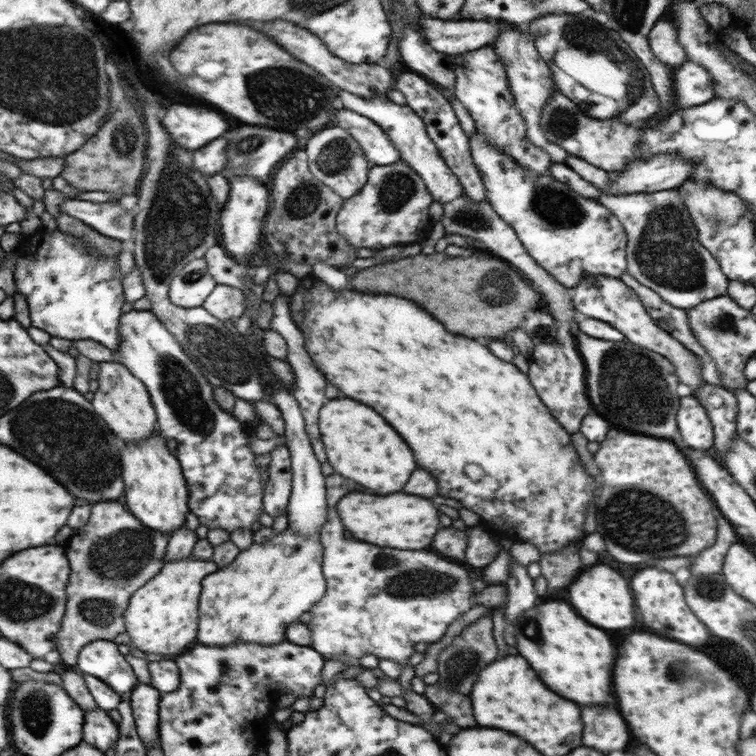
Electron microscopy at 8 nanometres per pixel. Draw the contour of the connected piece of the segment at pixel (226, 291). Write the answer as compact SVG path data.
M216 284L201 303L201 307L221 321L235 322L244 312L246 300L241 290Z

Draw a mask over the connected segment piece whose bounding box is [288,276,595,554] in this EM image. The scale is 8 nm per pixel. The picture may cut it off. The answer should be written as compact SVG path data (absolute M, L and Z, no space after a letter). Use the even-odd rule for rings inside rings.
M307 276L301 280L293 294L289 295L288 309L291 320L303 335L305 350L309 352L309 356L317 364L317 368L323 372L325 380L331 382L333 386L337 386L341 390L341 396L355 398L357 402L367 402L367 406L375 406L375 410L379 410L379 414L383 414L383 418L387 418L387 422L391 422L391 426L395 426L395 430L399 430L399 434L403 434L403 438L407 438L407 442L411 442L411 450L415 450L415 462L419 462L419 468L427 470L437 480L437 494L445 496L445 498L453 498L463 508L475 512L479 520L485 522L485 531L489 532L494 540L495 538L521 540L521 542L535 546L540 554L545 554L545 552L561 550L563 546L570 545L571 542L575 542L583 536L583 520L585 520L589 502L595 498L595 494L593 494L595 482L581 466L577 452L571 446L569 434L551 418L547 408L539 402L539 398L535 396L535 390L531 388L531 384L527 382L527 376L523 372L519 372L509 362L501 362L485 346L477 344L475 340L449 334L427 312L423 312L421 308L415 310L415 304L413 302L409 304L403 298L359 294L359 292L351 292L351 290L333 292L321 280L314 276ZM467 464L481 466L483 478L477 482L469 480L463 472L463 468Z

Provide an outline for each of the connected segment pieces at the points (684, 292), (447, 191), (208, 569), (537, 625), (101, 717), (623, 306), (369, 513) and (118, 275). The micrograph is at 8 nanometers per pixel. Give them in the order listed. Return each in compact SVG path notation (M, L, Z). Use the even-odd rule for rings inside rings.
M676 189L662 190L657 193L635 193L607 195L601 193L596 199L611 211L626 231L626 274L630 274L643 286L659 294L663 301L684 310L691 309L703 301L725 295L729 279L721 271L718 261L710 251L698 241L698 229L691 223L687 208L679 198Z
M339 89L337 92L343 109L369 118L387 133L387 137L391 138L392 144L400 152L399 157L401 157L402 162L419 175L419 178L427 185L427 190L430 190L431 197L435 199L435 202L445 204L445 202L451 202L464 194L457 177L447 168L443 159L440 158L435 144L427 135L426 125L417 114L414 114L413 110L410 110L406 105L393 104L385 96L365 99Z
M179 560L169 562L135 598L127 610L127 634L135 648L149 654L183 654L195 644L197 628L197 596L201 578L215 572L212 561Z
M539 602L537 608L529 608L515 620L511 626L517 650L535 670L539 670L539 678L555 690L555 694L563 694L563 698L571 698L571 702L579 704L597 704L609 706L615 704L615 694L611 688L611 668L615 662L615 646L605 636L603 630L587 624L579 618L569 604L565 602Z
M101 708L99 710L91 710L91 712L86 712L86 714L84 741L106 753L120 739L120 725L115 724L107 710Z
M585 276L571 288L571 291L573 291L571 294L573 308L580 317L606 322L621 332L630 343L664 356L673 366L678 382L689 386L691 392L703 384L699 358L689 348L684 347L678 339L657 325L647 313L638 295L626 283L621 282L620 279L607 276Z
M349 492L335 504L335 510L345 530L351 532L353 538L371 542L375 546L387 546L399 550L421 550L429 546L439 524L437 510L433 508L433 504L429 500L409 494L369 496L361 492Z
M59 228L55 229L55 231L43 231L43 239L39 246L33 251L32 256L20 257L17 254L16 266L14 268L14 284L16 285L16 290L26 297L32 325L44 330L51 336L65 338L71 342L83 339L96 340L97 342L102 342L104 345L107 345L114 351L119 349L119 343L121 343L120 325L122 322L122 316L124 315L123 306L125 306L125 300L127 300L127 297L125 297L125 286L123 286L123 282L123 272L121 272L121 266L119 266L119 260L117 260L117 257L103 255L99 249L89 247L89 243L85 243L81 237L75 237L75 235L63 233Z

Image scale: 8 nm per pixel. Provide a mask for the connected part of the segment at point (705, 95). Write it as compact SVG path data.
M693 61L683 62L673 70L671 79L674 80L675 111L681 112L705 104L714 98L714 80L709 71Z

